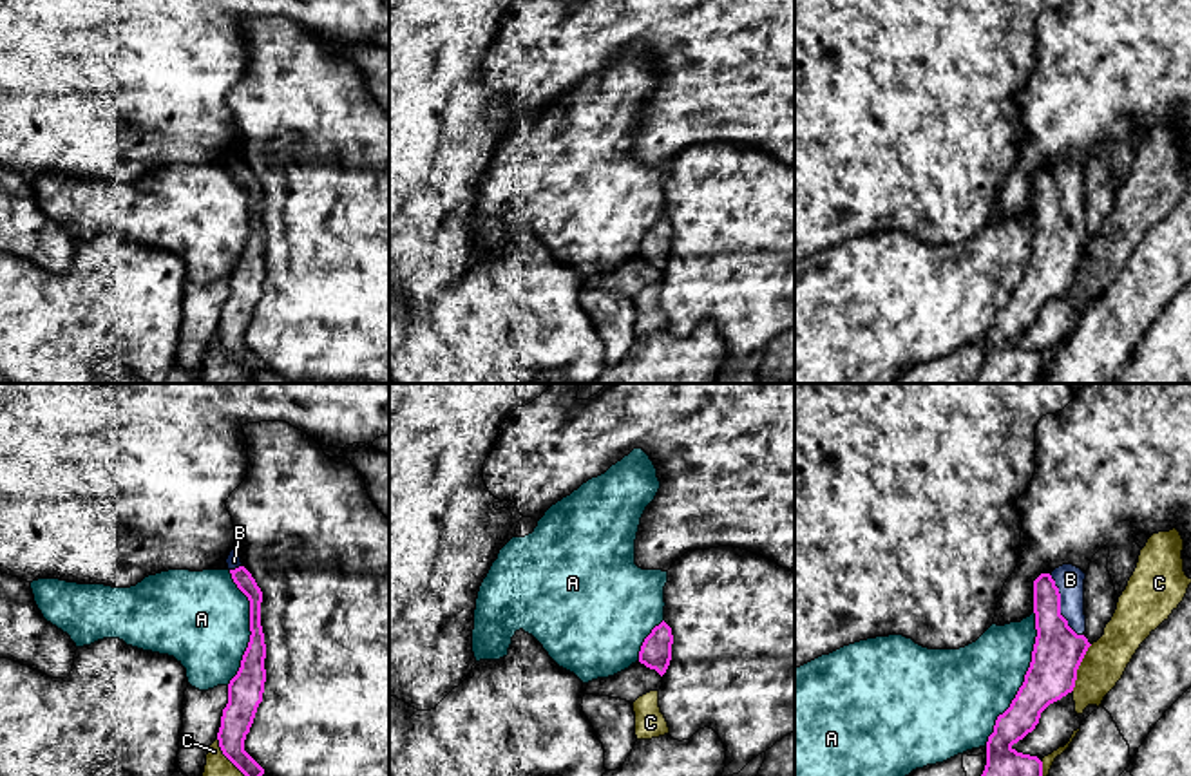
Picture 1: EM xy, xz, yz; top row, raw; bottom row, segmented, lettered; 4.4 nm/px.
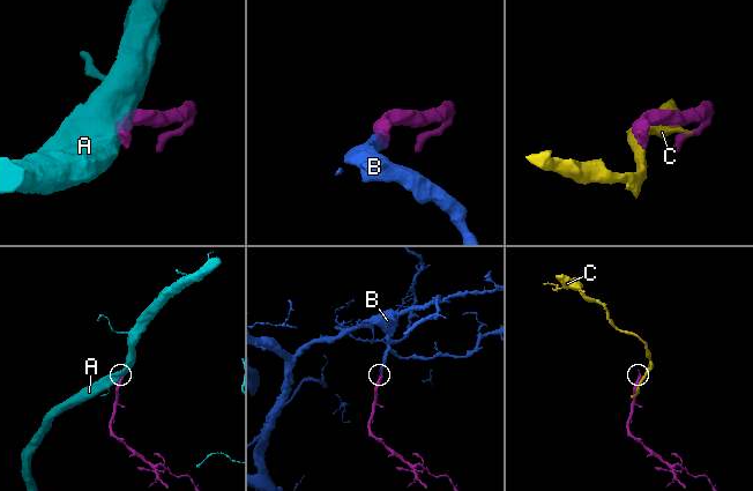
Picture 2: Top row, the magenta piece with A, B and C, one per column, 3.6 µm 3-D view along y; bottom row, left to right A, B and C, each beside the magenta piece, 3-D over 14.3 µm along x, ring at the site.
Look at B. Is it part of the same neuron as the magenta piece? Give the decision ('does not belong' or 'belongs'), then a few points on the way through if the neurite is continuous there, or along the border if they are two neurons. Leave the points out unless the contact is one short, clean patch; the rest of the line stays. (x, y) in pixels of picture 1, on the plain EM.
belongs | across yz (1057, 246), (1059, 201), (1059, 190), (1070, 174)

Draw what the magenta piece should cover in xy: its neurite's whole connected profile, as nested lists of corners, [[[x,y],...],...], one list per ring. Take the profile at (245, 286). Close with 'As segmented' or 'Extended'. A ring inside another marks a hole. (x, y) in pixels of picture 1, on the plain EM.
[[[239,145],[230,147],[226,159],[233,177],[250,195],[252,230],[241,262],[228,279],[228,298],[223,304],[217,335],[223,349],[246,371],[248,380],[252,380],[264,369],[264,364],[244,345],[244,335],[262,297],[266,277],[266,239],[261,221],[262,186],[252,168],[243,161]]]. Extended

